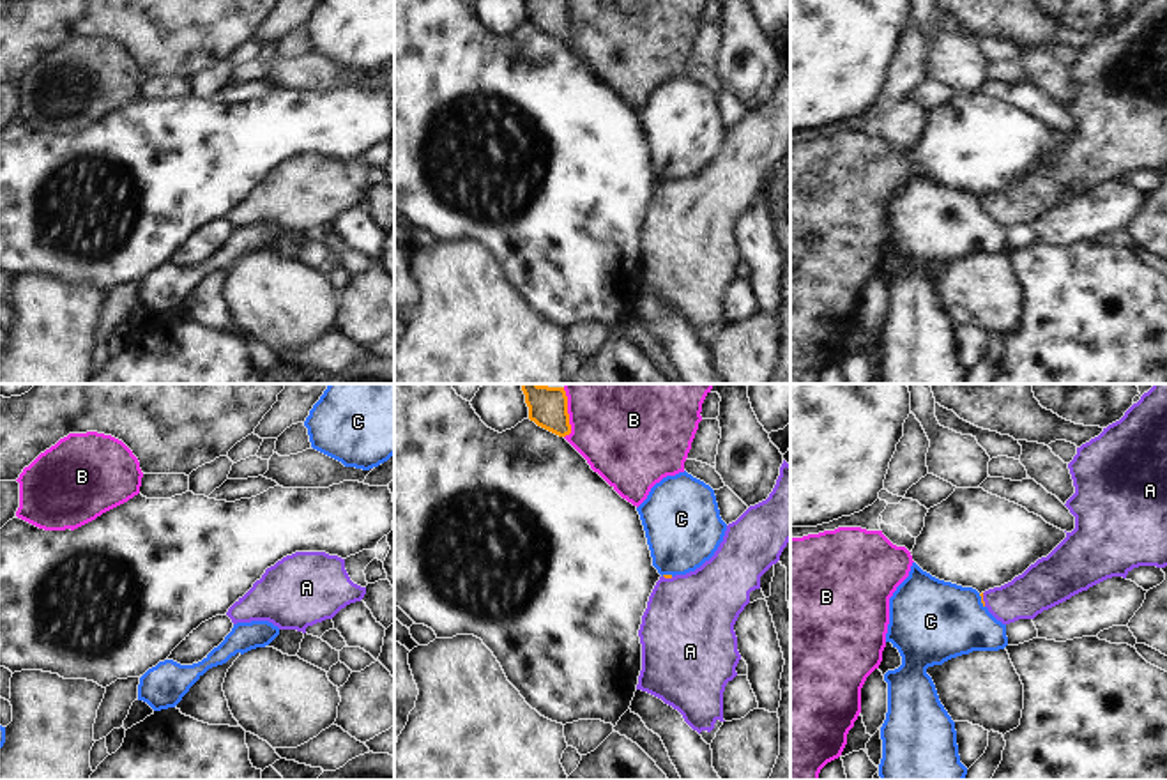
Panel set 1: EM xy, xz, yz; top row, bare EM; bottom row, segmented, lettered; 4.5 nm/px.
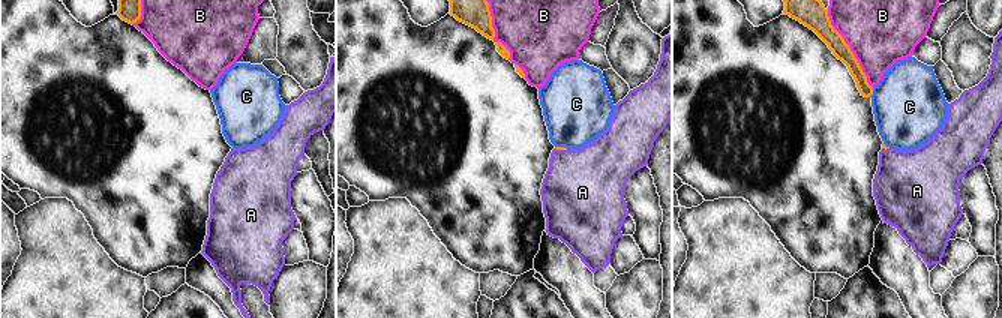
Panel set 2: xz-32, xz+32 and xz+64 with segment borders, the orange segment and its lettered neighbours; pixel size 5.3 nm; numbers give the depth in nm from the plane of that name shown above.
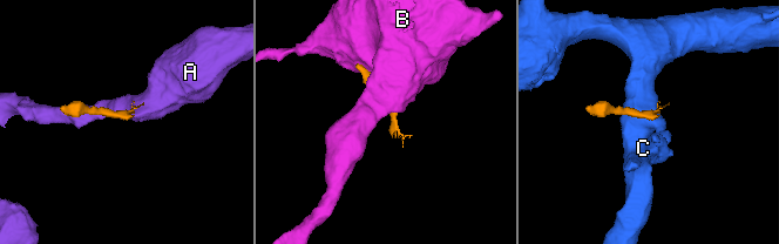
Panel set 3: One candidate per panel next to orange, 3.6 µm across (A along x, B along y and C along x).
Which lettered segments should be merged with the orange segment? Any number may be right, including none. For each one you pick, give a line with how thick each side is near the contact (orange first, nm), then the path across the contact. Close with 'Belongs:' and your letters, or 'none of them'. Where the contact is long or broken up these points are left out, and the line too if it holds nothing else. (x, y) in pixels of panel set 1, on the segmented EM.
A: calibres 20 and 200 nm; way yz (982, 593), (982, 600), (1019, 600), (1028, 595)
Belongs: A

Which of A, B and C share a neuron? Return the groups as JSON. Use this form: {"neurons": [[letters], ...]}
{"neurons": [["A"], ["B"], ["C"]]}

